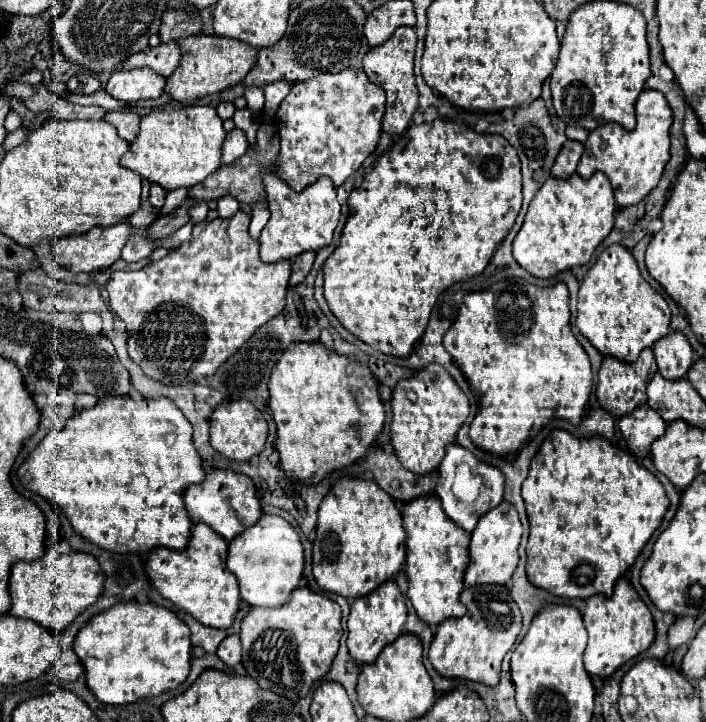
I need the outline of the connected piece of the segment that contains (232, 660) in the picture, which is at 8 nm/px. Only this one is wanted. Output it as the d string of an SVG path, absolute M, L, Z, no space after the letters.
M228 635L228 637L220 643L216 655L218 655L226 665L230 665L230 667L236 665L236 663L240 663L240 655L242 655L240 635Z

